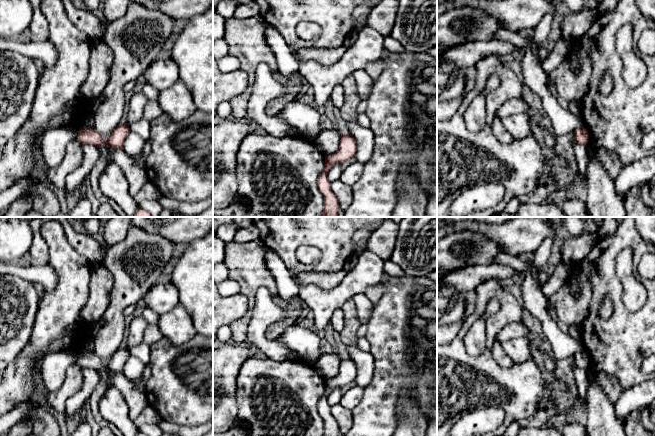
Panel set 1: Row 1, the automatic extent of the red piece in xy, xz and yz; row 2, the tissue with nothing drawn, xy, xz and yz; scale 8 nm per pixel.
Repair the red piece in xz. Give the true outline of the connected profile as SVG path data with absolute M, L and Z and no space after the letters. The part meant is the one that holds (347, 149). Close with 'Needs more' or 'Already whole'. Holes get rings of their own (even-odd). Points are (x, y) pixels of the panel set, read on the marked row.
M340 133L339 149L332 155L325 156L325 168L318 178L318 188L324 196L323 217L338 217L338 199L331 190L331 182L328 180L328 171L337 163L353 158L357 152L357 143L352 135Z. Already whole

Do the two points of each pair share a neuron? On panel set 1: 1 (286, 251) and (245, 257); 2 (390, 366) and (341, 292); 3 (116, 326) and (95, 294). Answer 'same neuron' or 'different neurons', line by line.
1: different neurons
2: same neuron
3: different neurons

